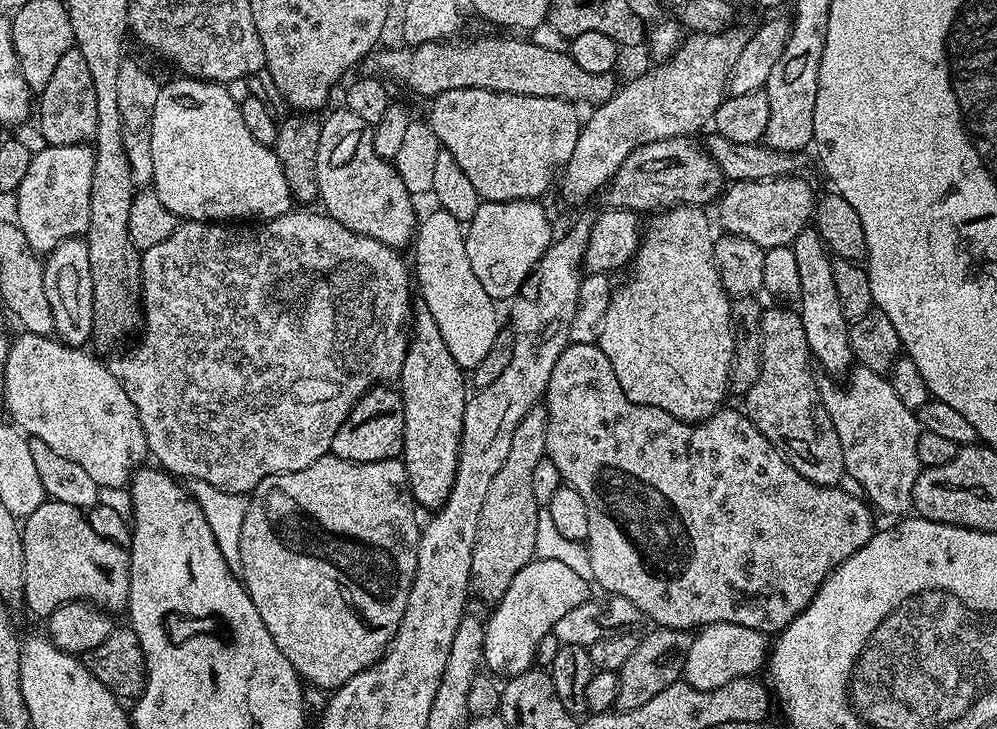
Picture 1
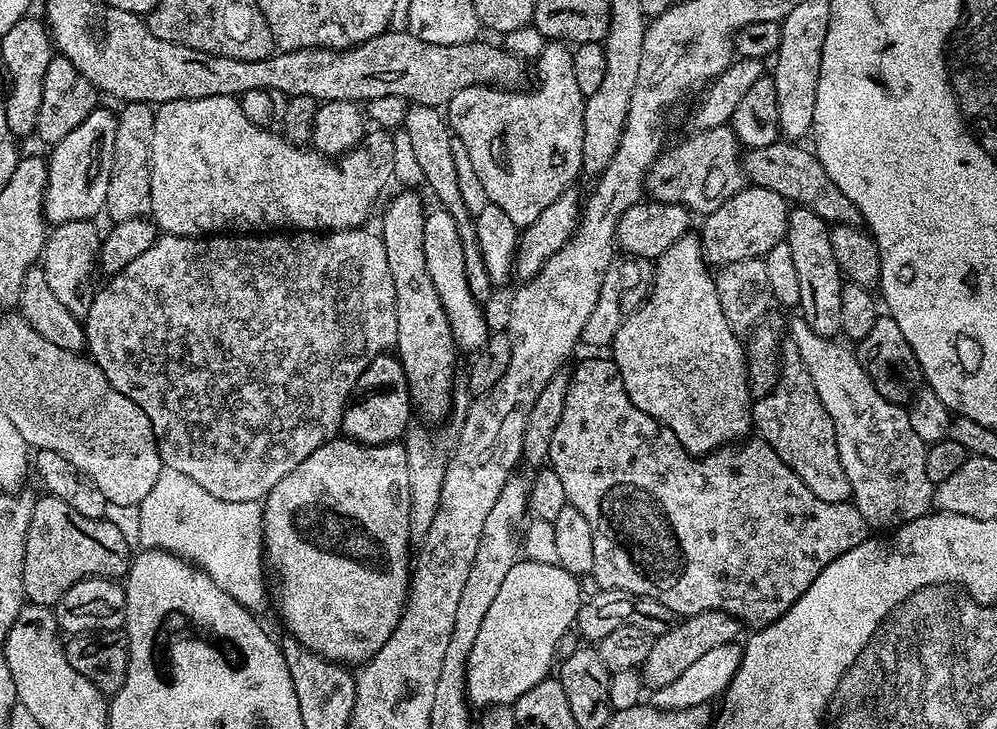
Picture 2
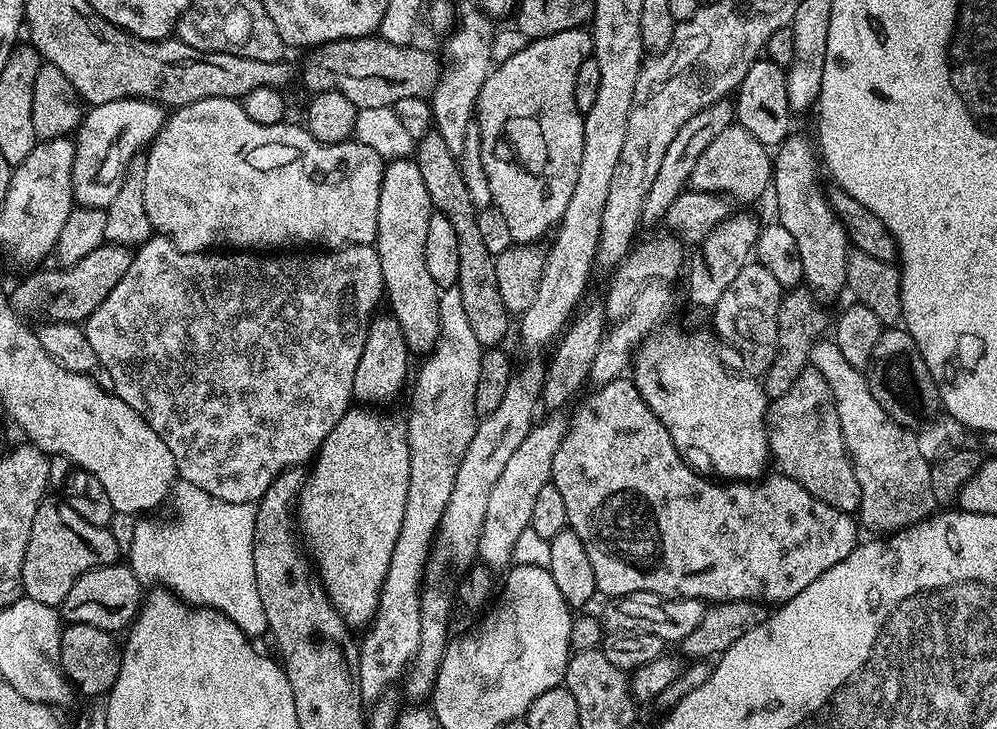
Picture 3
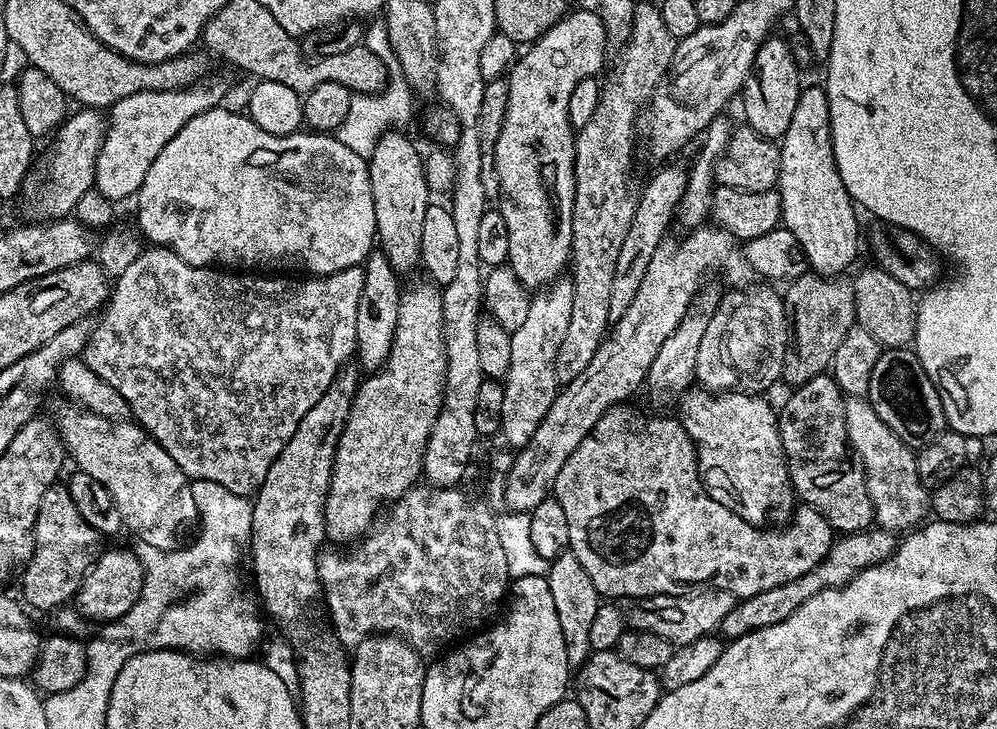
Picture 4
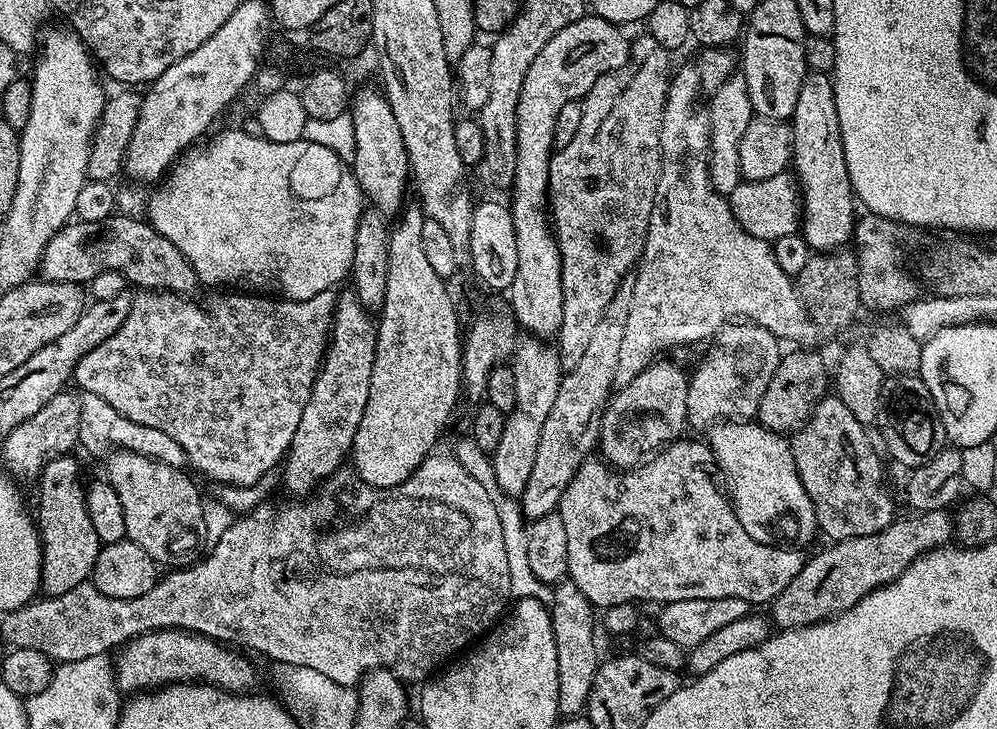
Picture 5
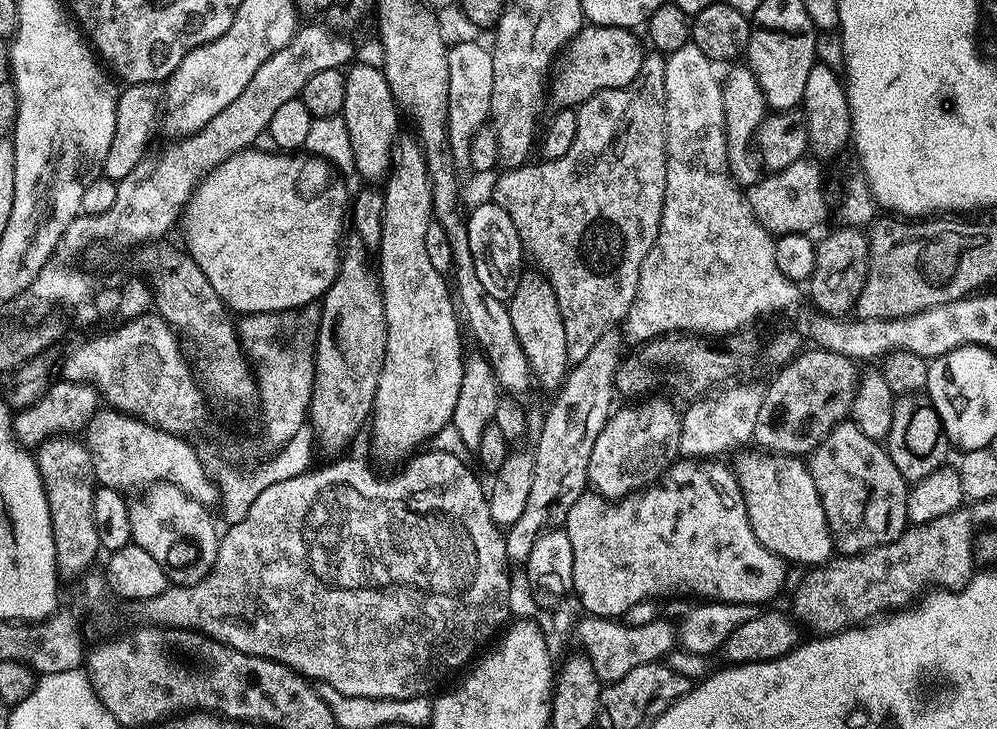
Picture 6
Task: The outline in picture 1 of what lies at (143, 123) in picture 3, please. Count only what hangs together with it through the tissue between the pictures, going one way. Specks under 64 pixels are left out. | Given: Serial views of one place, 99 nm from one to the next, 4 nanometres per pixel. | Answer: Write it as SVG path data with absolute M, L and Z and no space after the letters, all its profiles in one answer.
M88 144L49 146L33 155L26 178L17 186L14 223L37 254L47 254L67 240L83 237L90 226L90 192L94 186L95 151Z

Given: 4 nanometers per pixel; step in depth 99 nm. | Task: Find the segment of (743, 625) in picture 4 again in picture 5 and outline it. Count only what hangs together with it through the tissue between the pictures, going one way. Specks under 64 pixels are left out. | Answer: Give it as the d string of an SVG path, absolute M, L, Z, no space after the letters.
M945 510L908 514L905 520L893 519L886 530L862 538L829 543L817 556L809 555L804 569L771 601L770 620L777 629L805 628L850 610L866 594L898 579L922 554L943 548L953 539L953 517Z

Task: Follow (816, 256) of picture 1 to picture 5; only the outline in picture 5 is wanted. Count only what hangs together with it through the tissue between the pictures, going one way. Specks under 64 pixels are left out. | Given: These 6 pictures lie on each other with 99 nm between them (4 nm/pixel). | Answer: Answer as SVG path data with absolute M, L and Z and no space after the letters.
M809 72L798 90L792 125L792 162L802 197L802 235L813 253L835 252L853 239L858 219L858 201L852 191L850 174L834 106L834 86L827 72Z

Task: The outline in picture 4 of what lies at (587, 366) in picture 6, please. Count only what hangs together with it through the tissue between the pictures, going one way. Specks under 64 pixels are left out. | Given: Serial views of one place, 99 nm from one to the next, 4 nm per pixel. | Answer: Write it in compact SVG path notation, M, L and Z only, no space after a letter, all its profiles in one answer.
M676 162L660 166L653 174L652 181L645 186L644 193L639 193L632 225L630 230L626 230L626 239L622 242L622 250L618 250L618 262L614 266L614 286L610 286L609 321L620 320L630 307L630 302L634 302L634 294L638 294L638 286L642 286L642 278L646 278L650 262L661 251L663 244L660 243L663 242L664 234L680 207L680 199L684 197L689 173L672 163Z

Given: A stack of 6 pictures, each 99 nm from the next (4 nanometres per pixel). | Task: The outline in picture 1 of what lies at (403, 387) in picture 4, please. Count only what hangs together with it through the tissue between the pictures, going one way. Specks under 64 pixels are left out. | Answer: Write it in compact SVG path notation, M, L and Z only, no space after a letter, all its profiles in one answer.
M329 454L306 466L306 470L294 470L262 478L262 482L258 482L258 486L248 496L246 522L242 524L238 570L258 614L262 614L262 622L266 622L266 630L270 630L270 638L274 638L278 650L286 654L290 666L294 666L301 681L321 690L335 690L350 682L354 674L366 670L384 655L388 645L396 637L402 614L406 614L406 598L410 598L410 586L416 577L416 551L420 545L422 527L422 520L416 517L416 512L418 513L418 505L412 497L410 478L406 474L403 459L400 458L382 462L350 462L346 458Z

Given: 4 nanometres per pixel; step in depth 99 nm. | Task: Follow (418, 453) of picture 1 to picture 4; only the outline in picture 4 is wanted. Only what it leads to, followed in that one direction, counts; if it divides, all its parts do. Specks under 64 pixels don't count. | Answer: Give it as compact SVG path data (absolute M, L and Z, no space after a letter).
M401 131L385 132L367 157L370 186L374 194L374 218L379 251L390 262L397 274L417 270L422 246L426 210L430 203L430 191L424 173L421 153L407 140Z

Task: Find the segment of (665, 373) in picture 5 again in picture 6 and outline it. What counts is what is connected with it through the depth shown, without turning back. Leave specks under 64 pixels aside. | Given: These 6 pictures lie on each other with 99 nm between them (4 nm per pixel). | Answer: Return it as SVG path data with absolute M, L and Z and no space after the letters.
M648 398L643 402L636 402L633 408L613 411L608 417L606 426L602 426L602 434L598 434L598 442L594 442L594 451L590 453L588 467L588 482L591 491L609 502L619 502L641 490L657 483L664 473L672 467L680 450L680 422L679 411L675 412L670 405L660 398Z

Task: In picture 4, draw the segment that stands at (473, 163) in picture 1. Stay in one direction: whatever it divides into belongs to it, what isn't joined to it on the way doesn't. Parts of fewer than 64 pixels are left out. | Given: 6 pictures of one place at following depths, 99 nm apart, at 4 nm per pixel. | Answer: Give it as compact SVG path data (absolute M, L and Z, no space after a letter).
M572 10L549 32L527 45L523 49L524 57L522 52L515 61L517 64L513 63L506 72L508 101L504 104L504 121L498 126L497 146L493 150L495 176L500 180L500 191L503 200L505 198L502 211L510 238L507 263L532 290L540 290L551 284L561 275L560 267L563 264L565 267L570 260L572 207L576 189L576 132L568 117L570 93L578 82L582 82L582 78L599 73L599 68L604 64L604 51L609 51L609 48L608 35L600 21L599 11Z

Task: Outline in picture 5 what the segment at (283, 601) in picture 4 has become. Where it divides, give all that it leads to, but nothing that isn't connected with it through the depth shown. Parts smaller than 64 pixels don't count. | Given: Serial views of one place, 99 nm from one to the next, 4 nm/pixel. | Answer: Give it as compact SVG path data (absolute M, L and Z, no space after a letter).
M355 291L339 293L328 351L306 402L306 410L302 410L302 422L298 422L292 445L282 461L284 488L296 495L293 497L304 498L315 493L328 477L341 471L349 459L354 434L358 434L358 422L362 422L362 414L366 414L366 398L370 398L377 327L373 313L362 306Z

